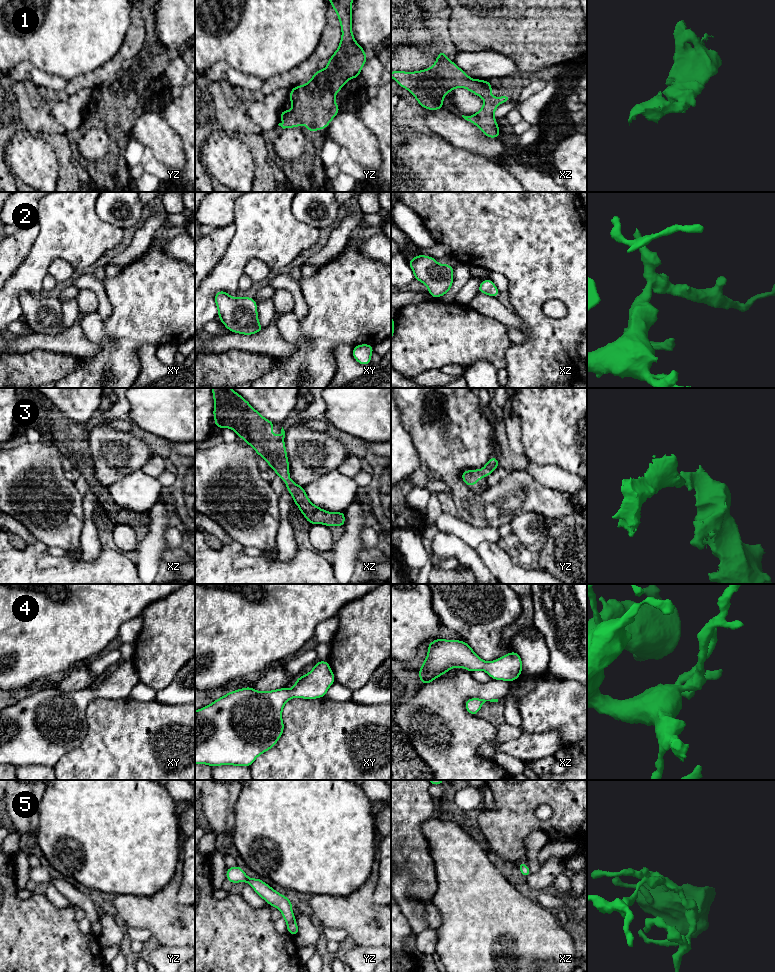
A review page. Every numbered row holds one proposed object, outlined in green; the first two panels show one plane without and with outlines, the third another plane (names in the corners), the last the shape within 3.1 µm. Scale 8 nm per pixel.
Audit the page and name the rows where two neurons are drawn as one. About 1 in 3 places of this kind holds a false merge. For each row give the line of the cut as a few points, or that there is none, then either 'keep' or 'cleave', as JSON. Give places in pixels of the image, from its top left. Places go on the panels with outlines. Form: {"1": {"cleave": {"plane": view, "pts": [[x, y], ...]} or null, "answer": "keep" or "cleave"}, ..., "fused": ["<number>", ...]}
{"1": {"cleave": null, "answer": "keep"}, "2": {"cleave": null, "answer": "keep"}, "3": {"cleave": null, "answer": "keep"}, "4": {"cleave": null, "answer": "keep"}, "5": {"cleave": null, "answer": "keep"}, "fused": []}

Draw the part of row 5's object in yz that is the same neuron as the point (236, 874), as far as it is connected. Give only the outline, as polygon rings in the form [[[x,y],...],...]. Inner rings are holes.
[[[238,865],[226,869],[226,879],[232,884],[244,881],[247,882],[266,903],[274,908],[280,909],[282,918],[287,923],[287,932],[294,937],[297,936],[299,928],[296,923],[295,915],[292,912],[293,903],[286,896],[274,890],[263,882],[261,878],[252,879],[248,877],[244,870]]]

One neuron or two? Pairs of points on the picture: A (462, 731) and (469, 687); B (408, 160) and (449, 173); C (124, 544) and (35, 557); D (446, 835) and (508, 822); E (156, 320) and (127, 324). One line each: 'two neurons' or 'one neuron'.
A: one neuron
B: one neuron
C: two neurons
D: two neurons
E: one neuron

